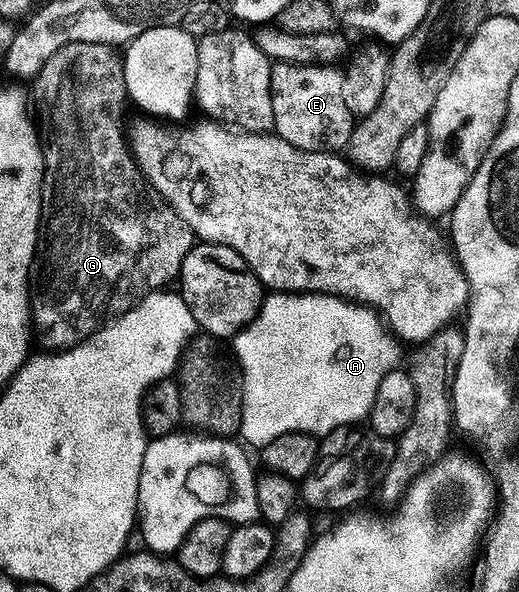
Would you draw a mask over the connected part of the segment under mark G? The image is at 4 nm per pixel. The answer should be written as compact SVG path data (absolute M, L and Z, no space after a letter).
M70 42L66 46L62 46L58 50L54 50L54 54L50 54L50 58L42 66L42 70L36 77L31 81L32 84L32 100L30 96L30 104L36 107L36 116L34 112L34 120L38 125L39 135L42 137L42 147L44 149L44 177L42 178L42 190L40 191L40 230L38 233L38 239L36 242L36 256L32 259L30 265L30 299L32 301L32 317L34 319L35 329L38 331L38 336L45 340L49 345L47 346L52 350L63 350L65 348L73 348L76 344L81 344L86 338L93 336L96 331L103 328L105 324L110 320L116 319L126 310L130 310L135 306L143 296L147 296L150 292L159 292L161 290L167 289L168 284L177 279L180 275L180 267L182 262L186 258L186 254L192 249L194 243L194 237L190 226L186 226L186 222L182 222L182 218L178 218L178 214L174 211L171 206L168 205L164 199L158 194L158 190L153 188L149 183L144 172L141 171L139 165L136 164L135 155L130 147L129 137L126 132L123 132L124 128L124 103L127 105L129 103L128 91L126 90L126 82L124 81L124 57L113 45L110 44L99 44L98 42Z

